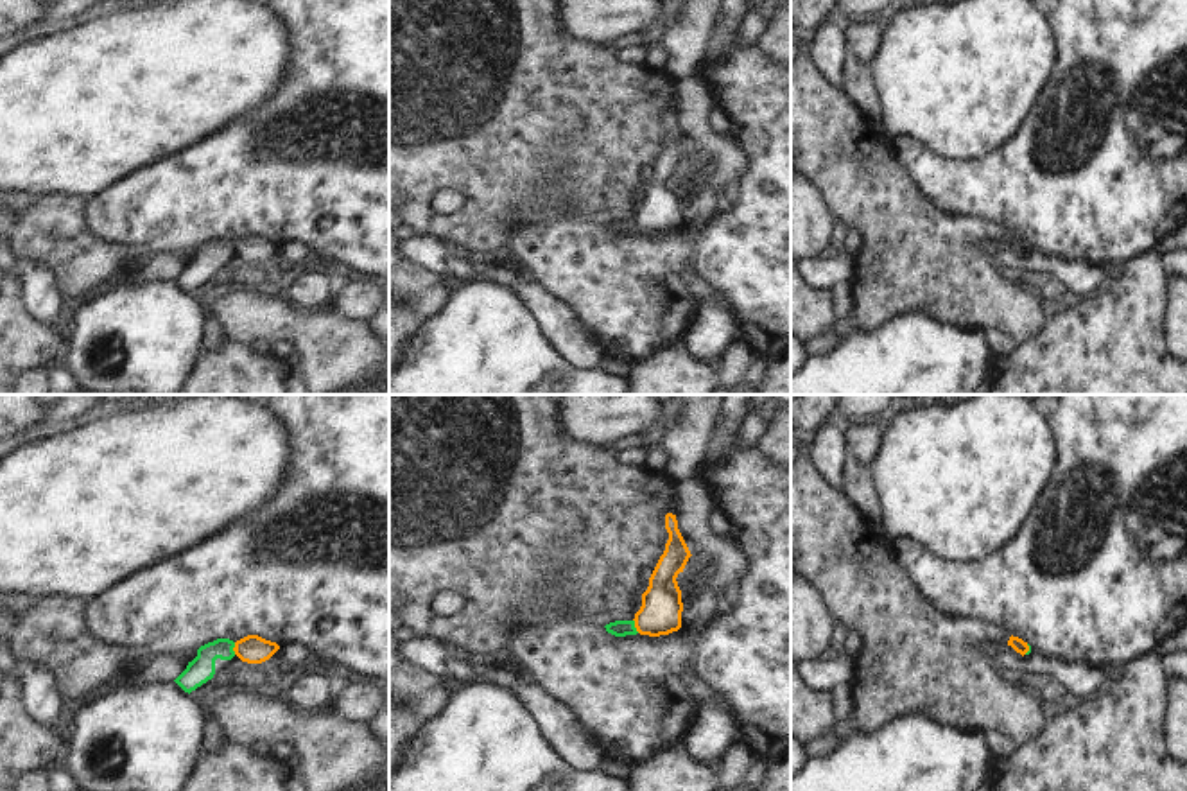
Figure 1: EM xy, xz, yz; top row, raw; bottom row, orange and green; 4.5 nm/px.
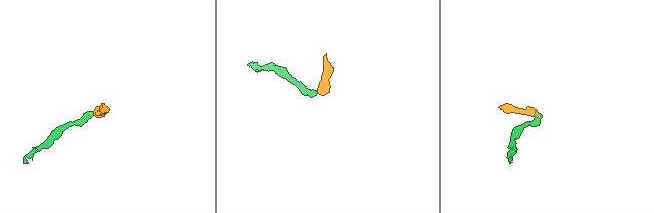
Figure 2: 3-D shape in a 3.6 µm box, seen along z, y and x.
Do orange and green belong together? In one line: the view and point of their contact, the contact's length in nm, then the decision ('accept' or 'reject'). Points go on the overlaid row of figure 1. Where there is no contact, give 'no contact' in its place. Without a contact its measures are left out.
xz (635, 626) | 70 nm | reject

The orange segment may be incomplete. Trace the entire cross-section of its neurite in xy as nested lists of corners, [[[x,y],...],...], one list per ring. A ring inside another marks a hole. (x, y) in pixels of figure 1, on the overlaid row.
[[[247,635],[235,642],[235,655],[247,664],[262,664],[269,660],[280,646],[276,642],[265,640],[258,635]]]

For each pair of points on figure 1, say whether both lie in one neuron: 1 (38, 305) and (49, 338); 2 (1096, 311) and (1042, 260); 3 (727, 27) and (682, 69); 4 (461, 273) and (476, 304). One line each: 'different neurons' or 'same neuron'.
1: different neurons
2: different neurons
3: different neurons
4: different neurons

